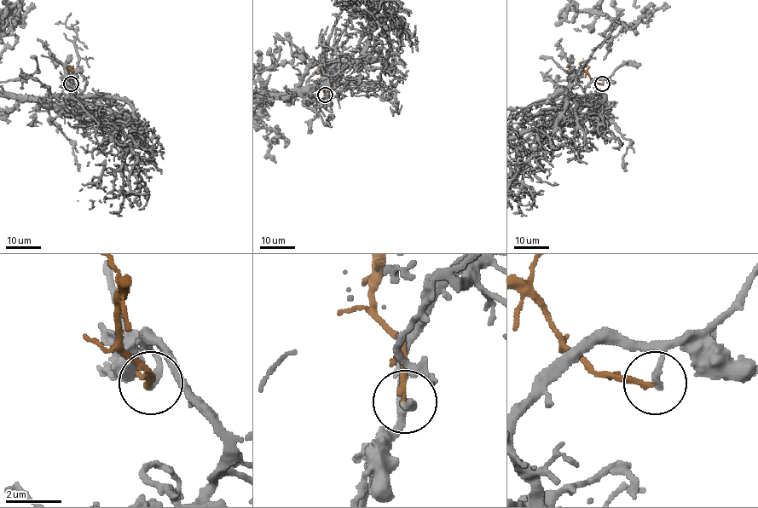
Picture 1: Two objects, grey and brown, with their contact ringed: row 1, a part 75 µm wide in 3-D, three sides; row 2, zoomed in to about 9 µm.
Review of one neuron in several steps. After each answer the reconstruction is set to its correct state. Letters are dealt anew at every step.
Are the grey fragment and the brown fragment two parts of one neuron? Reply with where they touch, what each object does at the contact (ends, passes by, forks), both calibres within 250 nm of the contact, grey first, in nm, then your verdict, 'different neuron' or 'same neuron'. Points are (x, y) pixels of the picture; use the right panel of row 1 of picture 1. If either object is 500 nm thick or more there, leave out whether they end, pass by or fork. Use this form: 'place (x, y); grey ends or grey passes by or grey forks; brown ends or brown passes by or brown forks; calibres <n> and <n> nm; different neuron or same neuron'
place (602, 83); grey ends; brown ends; calibres 240 and 200 nm; different neuron

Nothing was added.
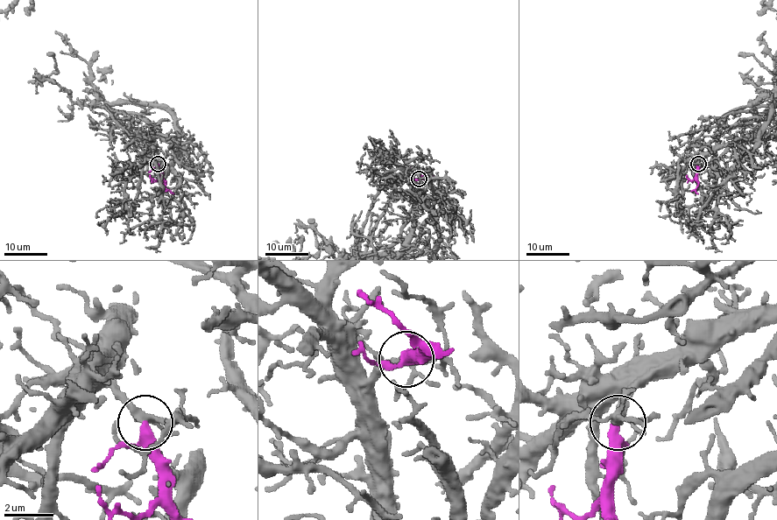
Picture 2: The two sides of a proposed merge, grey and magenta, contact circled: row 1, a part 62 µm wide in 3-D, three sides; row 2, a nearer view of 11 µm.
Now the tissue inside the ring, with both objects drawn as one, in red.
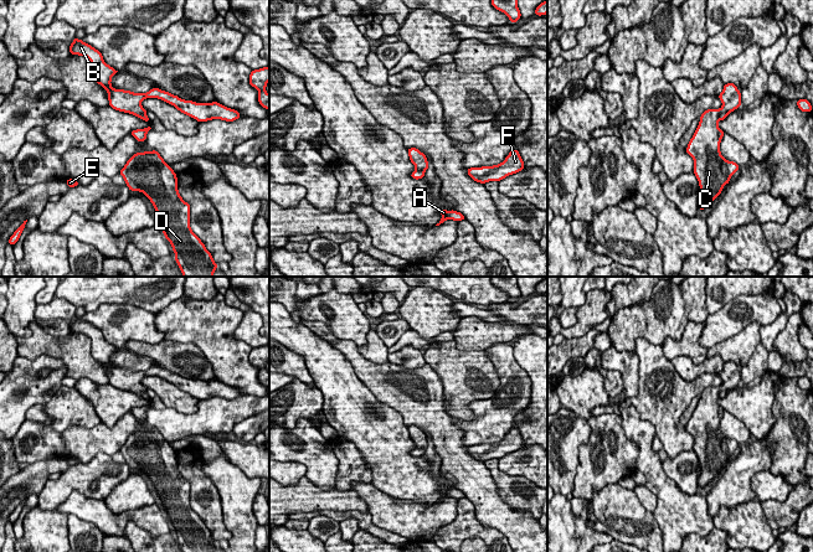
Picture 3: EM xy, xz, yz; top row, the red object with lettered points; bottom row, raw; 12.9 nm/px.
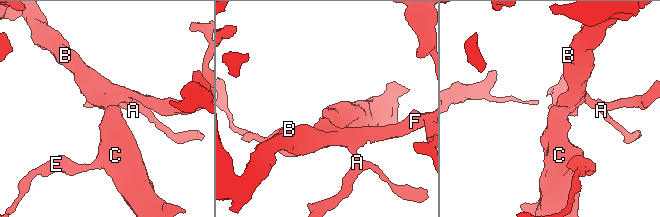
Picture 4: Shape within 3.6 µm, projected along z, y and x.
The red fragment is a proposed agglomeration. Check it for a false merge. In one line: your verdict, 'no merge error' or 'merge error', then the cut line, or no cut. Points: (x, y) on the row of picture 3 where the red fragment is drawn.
no merge error | no cut

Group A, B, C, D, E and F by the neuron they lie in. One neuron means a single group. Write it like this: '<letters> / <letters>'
A B C D E F

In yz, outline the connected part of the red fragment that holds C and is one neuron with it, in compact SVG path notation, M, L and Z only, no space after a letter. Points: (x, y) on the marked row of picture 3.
M727 83L717 97L722 107L707 109L701 114L686 148L686 153L694 159L693 172L700 186L699 211L706 208L721 194L730 177L740 169L736 162L726 160L720 153L724 131L717 122L724 120L741 105L741 93L734 83Z

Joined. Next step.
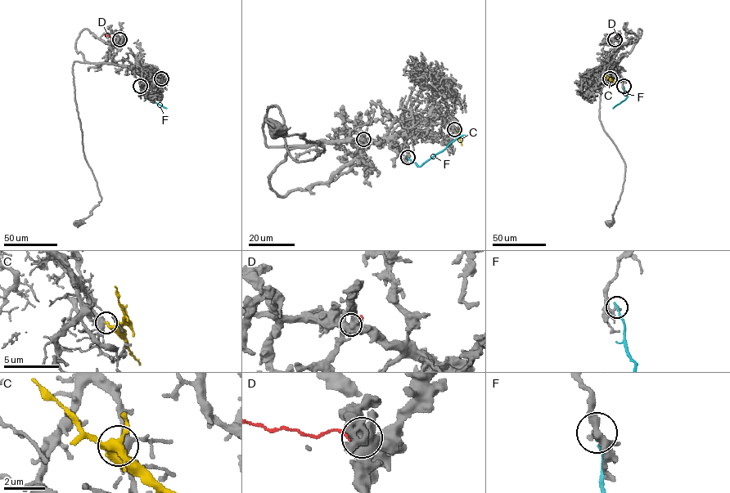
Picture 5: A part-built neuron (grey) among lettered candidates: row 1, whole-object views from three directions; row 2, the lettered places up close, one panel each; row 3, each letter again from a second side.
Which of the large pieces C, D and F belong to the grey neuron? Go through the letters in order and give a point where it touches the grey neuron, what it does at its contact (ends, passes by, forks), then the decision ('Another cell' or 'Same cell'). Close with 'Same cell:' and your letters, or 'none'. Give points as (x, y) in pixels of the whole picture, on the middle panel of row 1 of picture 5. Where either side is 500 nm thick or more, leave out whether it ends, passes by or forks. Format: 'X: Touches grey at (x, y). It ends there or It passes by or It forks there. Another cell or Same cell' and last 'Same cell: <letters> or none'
C: Touches grey at (454, 129). It ends there. Same cell
D: Touches grey at (363, 139). It ends there. Another cell
F: Touches grey at (407, 157). It ends there. Another cell
Same cell: C

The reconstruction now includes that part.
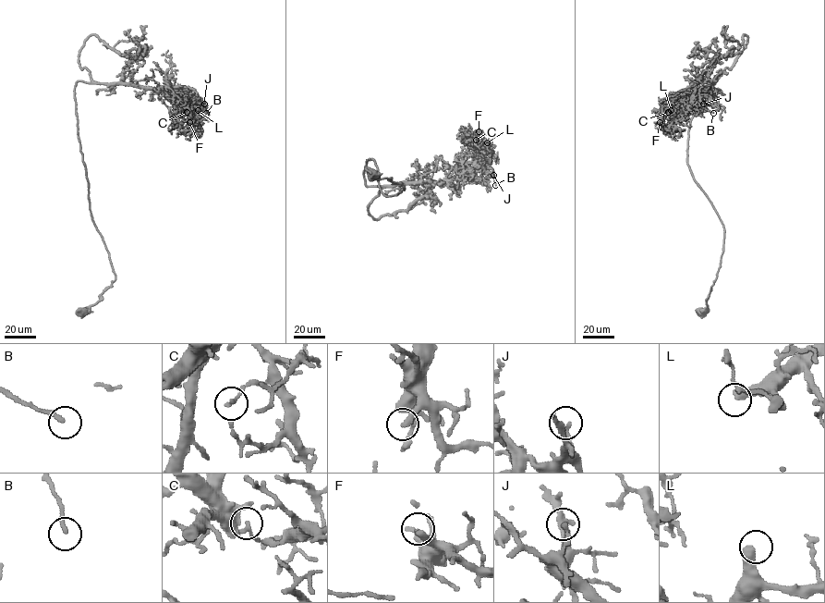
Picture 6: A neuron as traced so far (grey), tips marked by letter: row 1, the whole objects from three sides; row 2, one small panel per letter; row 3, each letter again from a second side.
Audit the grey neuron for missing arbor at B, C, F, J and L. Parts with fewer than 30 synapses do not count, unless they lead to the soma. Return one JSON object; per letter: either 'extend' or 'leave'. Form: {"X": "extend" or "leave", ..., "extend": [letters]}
{"B": "leave", "C": "leave", "F": "extend", "J": "leave", "L": "extend", "extend": ["F", "L"]}

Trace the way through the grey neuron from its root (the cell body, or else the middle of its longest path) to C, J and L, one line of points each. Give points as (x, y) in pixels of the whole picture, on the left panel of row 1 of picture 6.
C: (81, 312), (101, 300), (115, 274), (90, 210), (76, 83), (169, 91), (188, 101), (187, 112)
J: (81, 312), (101, 300), (115, 274), (90, 210), (76, 83), (157, 90), (183, 87), (204, 104)
L: (81, 312), (101, 300), (115, 274), (90, 210), (76, 83), (169, 91), (191, 99), (198, 110)

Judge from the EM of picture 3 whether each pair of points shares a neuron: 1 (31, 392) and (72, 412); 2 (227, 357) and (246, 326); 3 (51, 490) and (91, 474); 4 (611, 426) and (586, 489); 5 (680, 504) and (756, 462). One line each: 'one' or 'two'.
1: two
2: two
3: one
4: one
5: two

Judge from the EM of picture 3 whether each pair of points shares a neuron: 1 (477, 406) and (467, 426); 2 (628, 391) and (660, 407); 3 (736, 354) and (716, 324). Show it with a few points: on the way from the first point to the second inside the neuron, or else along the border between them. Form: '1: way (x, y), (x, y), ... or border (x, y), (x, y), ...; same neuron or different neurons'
1: way (478, 412), (478, 418), (473, 423); same neuron
2: border (639, 366), (638, 392), (619, 403); different neurons
3: border (752, 323), (709, 349); different neurons

